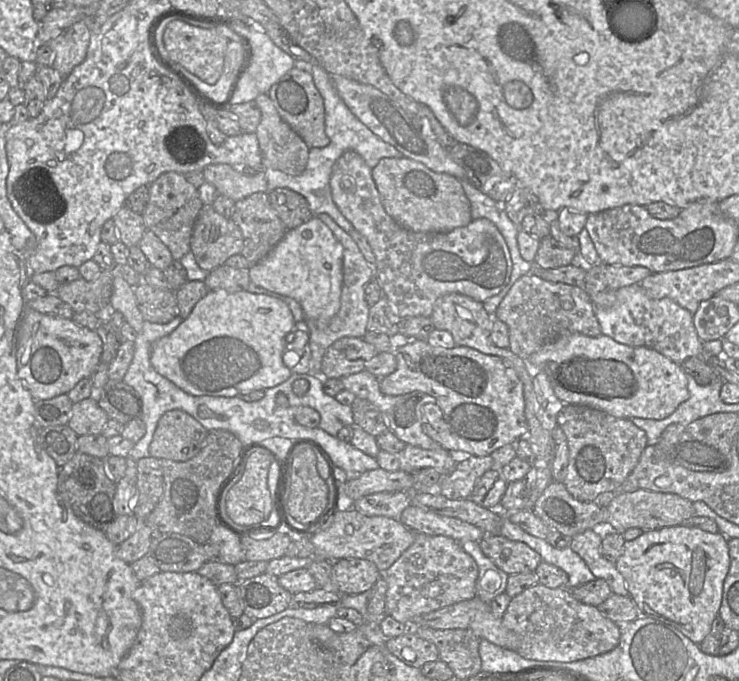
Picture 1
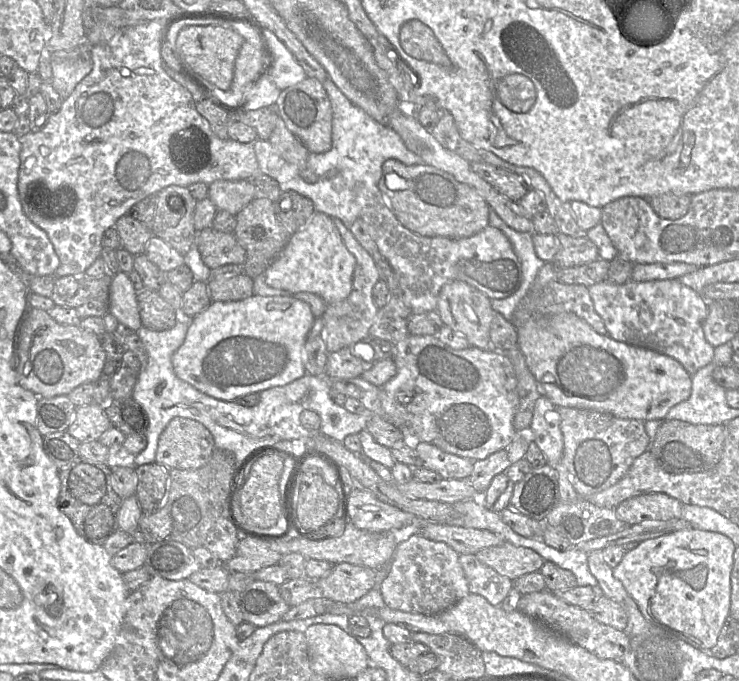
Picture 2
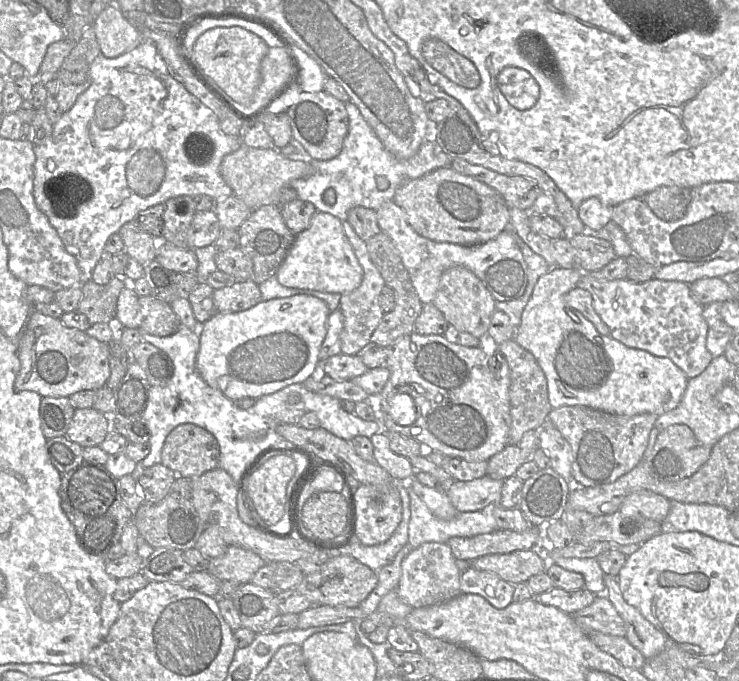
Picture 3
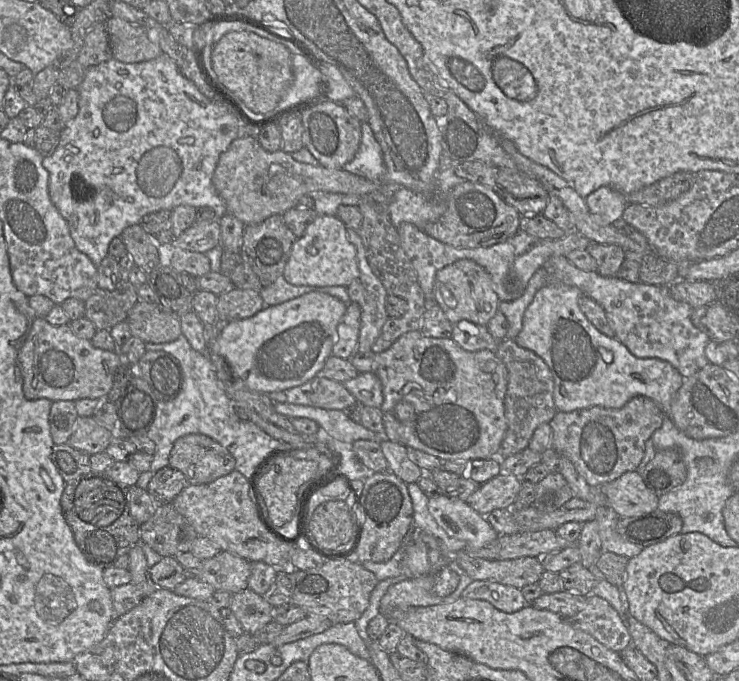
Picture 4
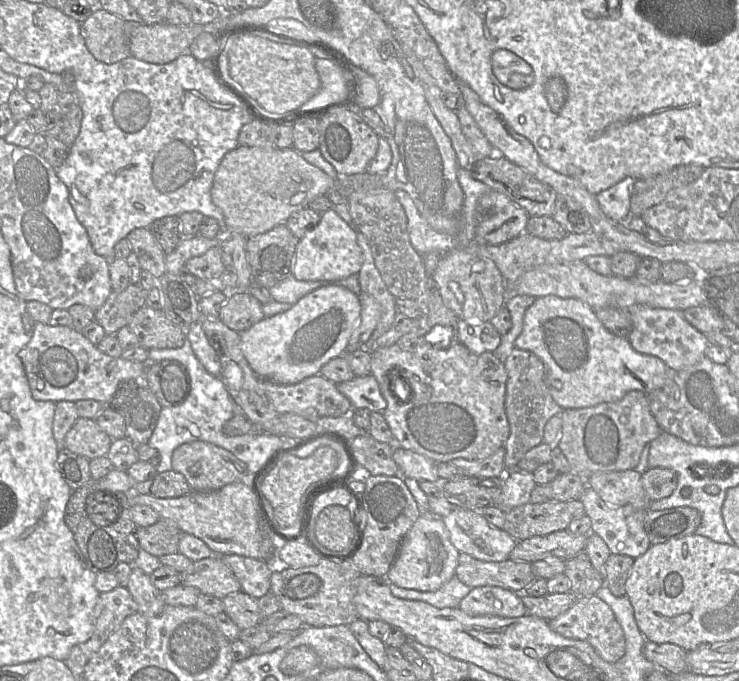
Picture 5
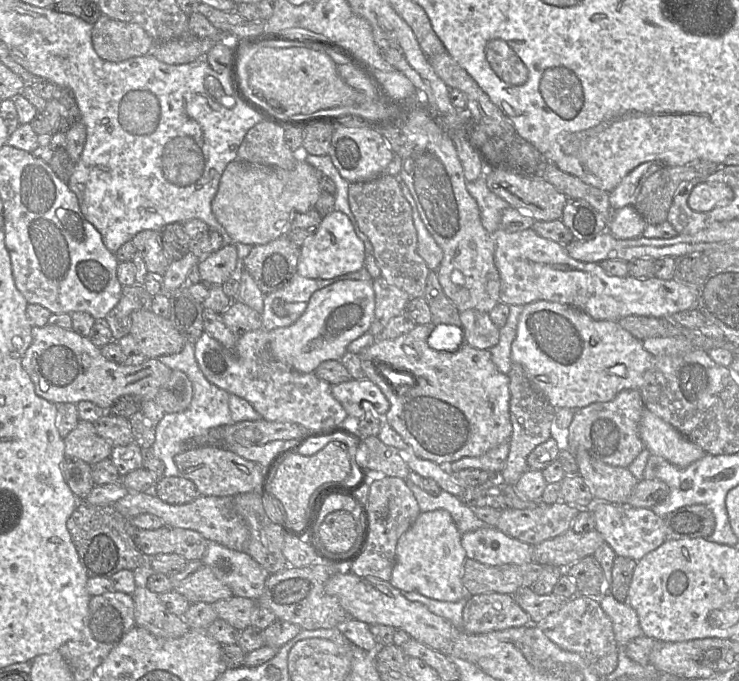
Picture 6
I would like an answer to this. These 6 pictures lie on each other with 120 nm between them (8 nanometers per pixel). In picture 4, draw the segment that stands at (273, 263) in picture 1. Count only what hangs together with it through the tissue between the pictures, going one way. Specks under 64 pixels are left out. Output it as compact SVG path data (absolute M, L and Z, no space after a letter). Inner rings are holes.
M317 215L292 246L284 279L295 286L348 287L359 276L356 247L347 237L347 226L337 216Z

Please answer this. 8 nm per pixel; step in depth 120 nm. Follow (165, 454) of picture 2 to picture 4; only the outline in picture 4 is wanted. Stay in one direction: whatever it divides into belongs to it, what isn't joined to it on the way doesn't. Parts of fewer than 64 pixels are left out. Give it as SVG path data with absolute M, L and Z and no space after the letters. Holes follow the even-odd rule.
M187 434L175 441L169 466L184 475L187 485L199 485L235 470L235 459L214 439L203 434Z

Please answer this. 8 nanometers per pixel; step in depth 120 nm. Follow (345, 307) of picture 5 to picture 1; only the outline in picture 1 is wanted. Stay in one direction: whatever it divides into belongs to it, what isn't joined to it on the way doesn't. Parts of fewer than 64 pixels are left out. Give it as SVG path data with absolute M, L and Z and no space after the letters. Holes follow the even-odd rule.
M212 290L198 301L190 315L172 333L153 344L150 361L158 374L193 396L235 397L266 390L285 382L292 375L283 362L283 354L286 336L295 326L290 308L279 299L247 290Z

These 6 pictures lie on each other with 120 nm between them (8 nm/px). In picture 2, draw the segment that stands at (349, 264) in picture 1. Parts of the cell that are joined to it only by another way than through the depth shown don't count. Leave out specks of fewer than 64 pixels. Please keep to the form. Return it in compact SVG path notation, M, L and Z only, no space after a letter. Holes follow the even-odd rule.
M332 218L341 238L356 259L356 266L353 274L353 286L350 294L342 301L331 303L321 316L323 328L321 337L326 345L328 353L336 352L345 347L354 346L369 336L369 329L374 323L379 308L375 305L372 296L374 285L379 281L379 271L372 256L360 245L356 238L349 231L348 226L338 218Z

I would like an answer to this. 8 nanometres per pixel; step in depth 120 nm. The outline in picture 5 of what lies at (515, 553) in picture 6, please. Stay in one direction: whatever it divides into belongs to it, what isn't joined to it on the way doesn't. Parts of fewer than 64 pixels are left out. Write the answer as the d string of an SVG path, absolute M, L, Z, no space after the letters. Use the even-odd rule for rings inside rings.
M457 507L442 520L458 552L481 561L505 561L517 543L503 529L491 526L479 510Z

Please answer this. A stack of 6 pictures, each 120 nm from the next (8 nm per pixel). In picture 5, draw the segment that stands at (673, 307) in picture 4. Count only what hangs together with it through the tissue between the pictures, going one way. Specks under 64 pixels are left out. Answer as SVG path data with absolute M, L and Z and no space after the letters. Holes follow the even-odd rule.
M638 304L621 310L626 310L632 319L633 329L627 339L633 349L660 358L672 372L695 365L706 356L710 345L707 338L686 321L683 311Z

